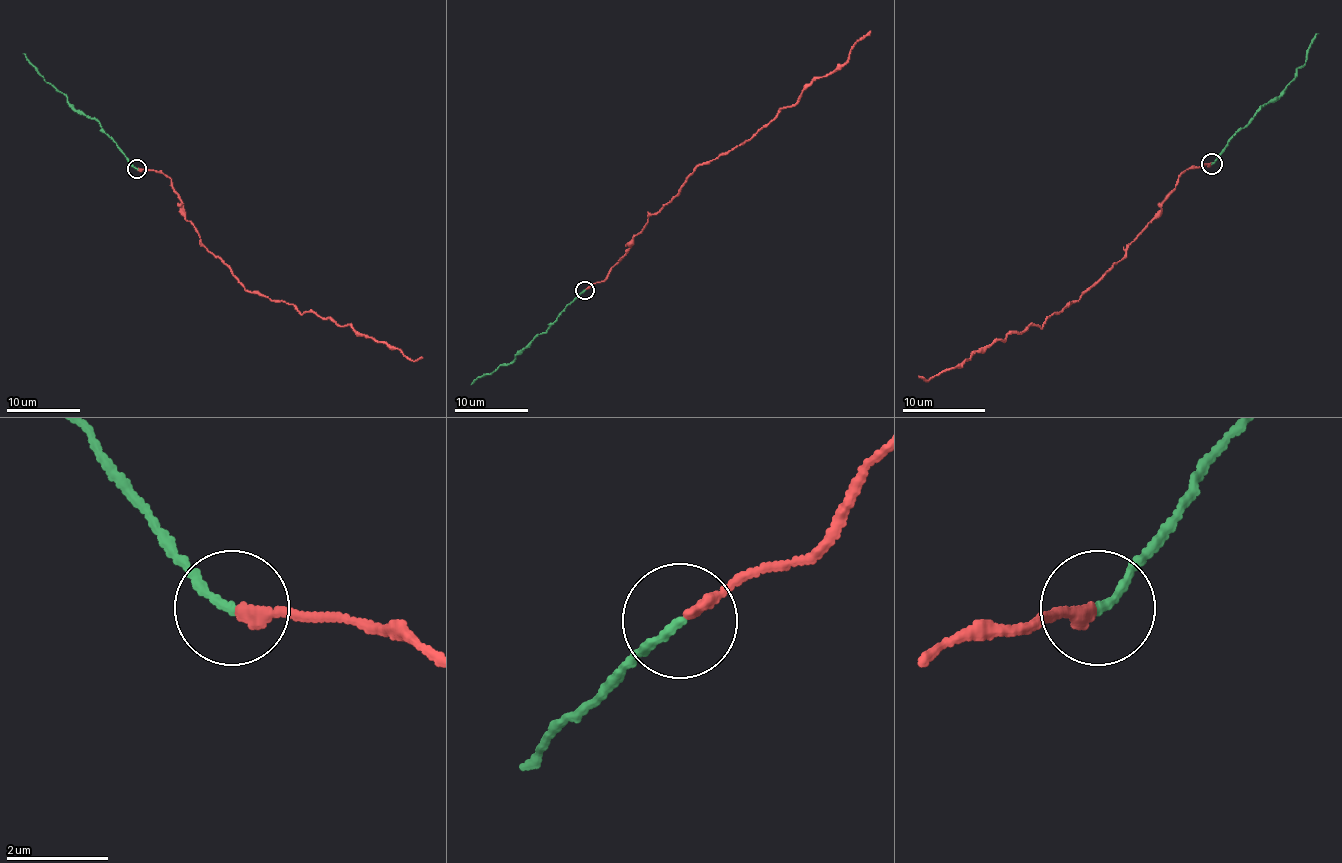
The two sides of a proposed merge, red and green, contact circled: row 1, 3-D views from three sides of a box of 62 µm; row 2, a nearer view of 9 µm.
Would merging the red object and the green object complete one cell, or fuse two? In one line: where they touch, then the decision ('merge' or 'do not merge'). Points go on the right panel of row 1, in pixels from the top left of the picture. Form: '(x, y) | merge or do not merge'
(1211, 163) | merge

